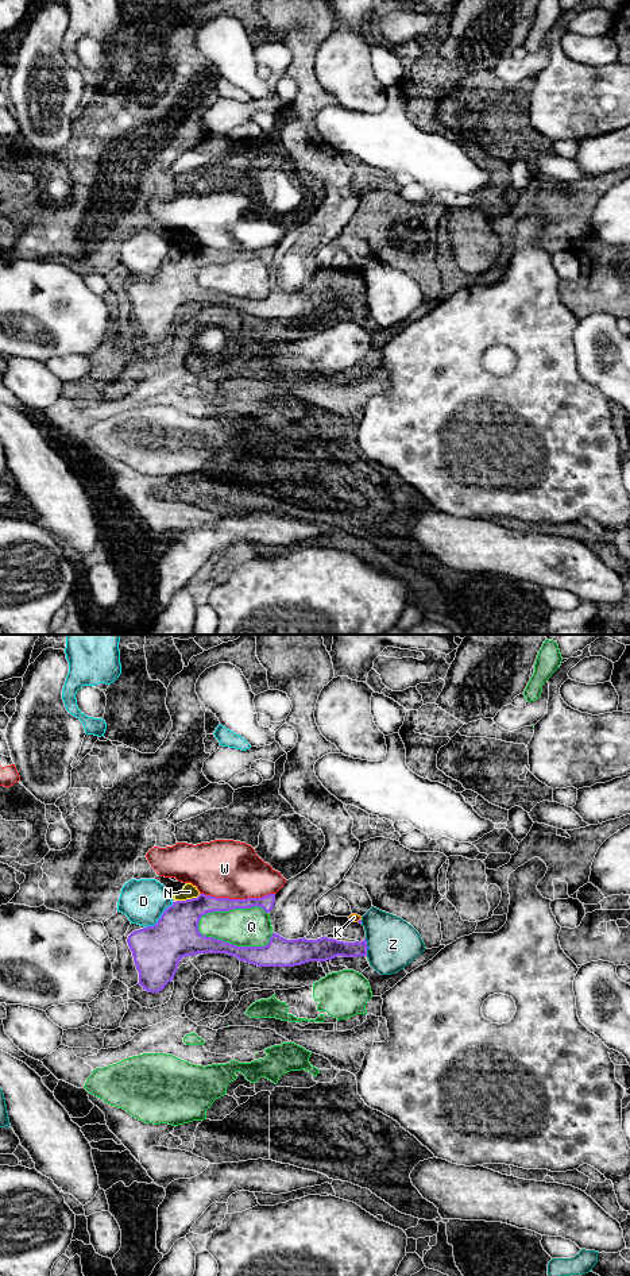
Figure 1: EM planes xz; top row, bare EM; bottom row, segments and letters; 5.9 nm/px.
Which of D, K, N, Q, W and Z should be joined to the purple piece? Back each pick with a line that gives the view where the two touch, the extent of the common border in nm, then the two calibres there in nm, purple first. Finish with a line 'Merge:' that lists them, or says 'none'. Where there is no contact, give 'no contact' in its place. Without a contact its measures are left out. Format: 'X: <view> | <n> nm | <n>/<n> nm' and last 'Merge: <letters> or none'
Merge: none

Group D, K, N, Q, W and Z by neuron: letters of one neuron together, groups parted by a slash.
D / K W / N / Q / Z

